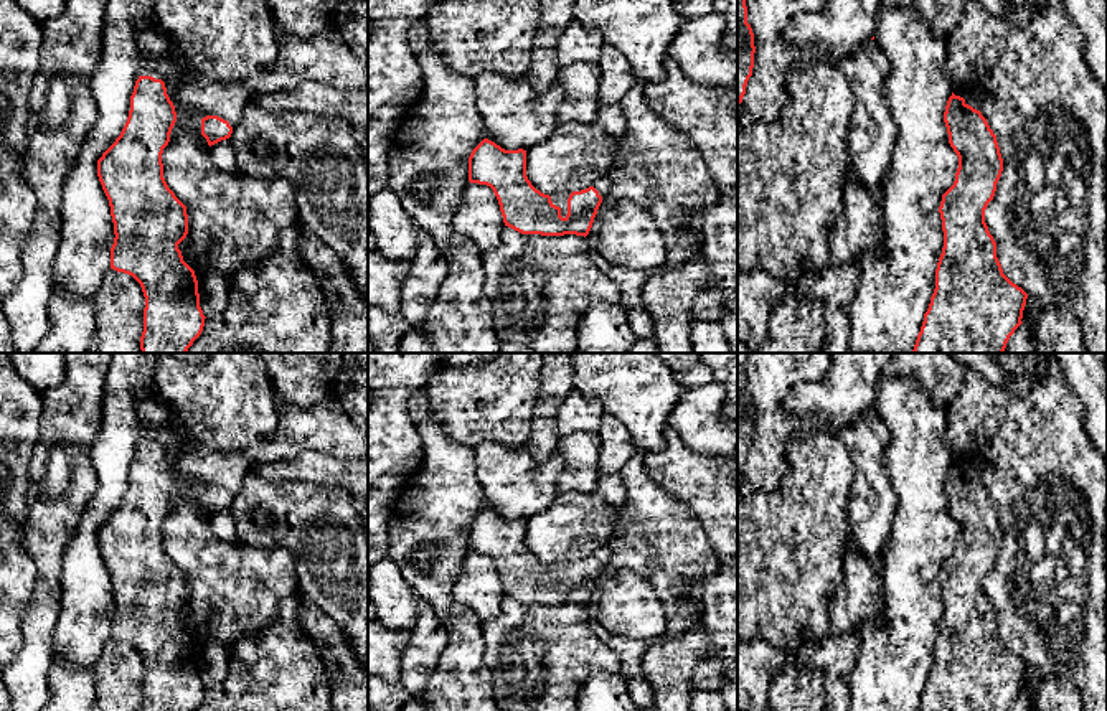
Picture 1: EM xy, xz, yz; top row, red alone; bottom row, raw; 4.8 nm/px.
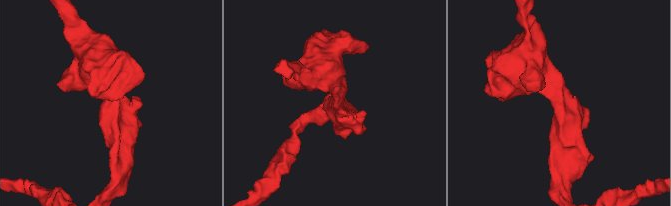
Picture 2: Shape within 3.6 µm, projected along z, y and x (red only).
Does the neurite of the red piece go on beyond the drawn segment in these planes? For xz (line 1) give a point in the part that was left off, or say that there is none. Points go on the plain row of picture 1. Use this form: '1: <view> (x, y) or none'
1: xz (560, 569)

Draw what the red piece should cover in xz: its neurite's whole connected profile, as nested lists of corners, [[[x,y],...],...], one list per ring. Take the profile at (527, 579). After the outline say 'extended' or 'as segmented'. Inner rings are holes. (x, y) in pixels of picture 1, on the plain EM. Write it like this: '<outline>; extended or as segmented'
[[[483,508],[469,526],[469,551],[490,556],[498,569],[505,596],[521,604],[586,607],[602,572],[594,556],[551,566],[541,563],[526,546],[526,520],[505,520],[488,508]]]; extended

